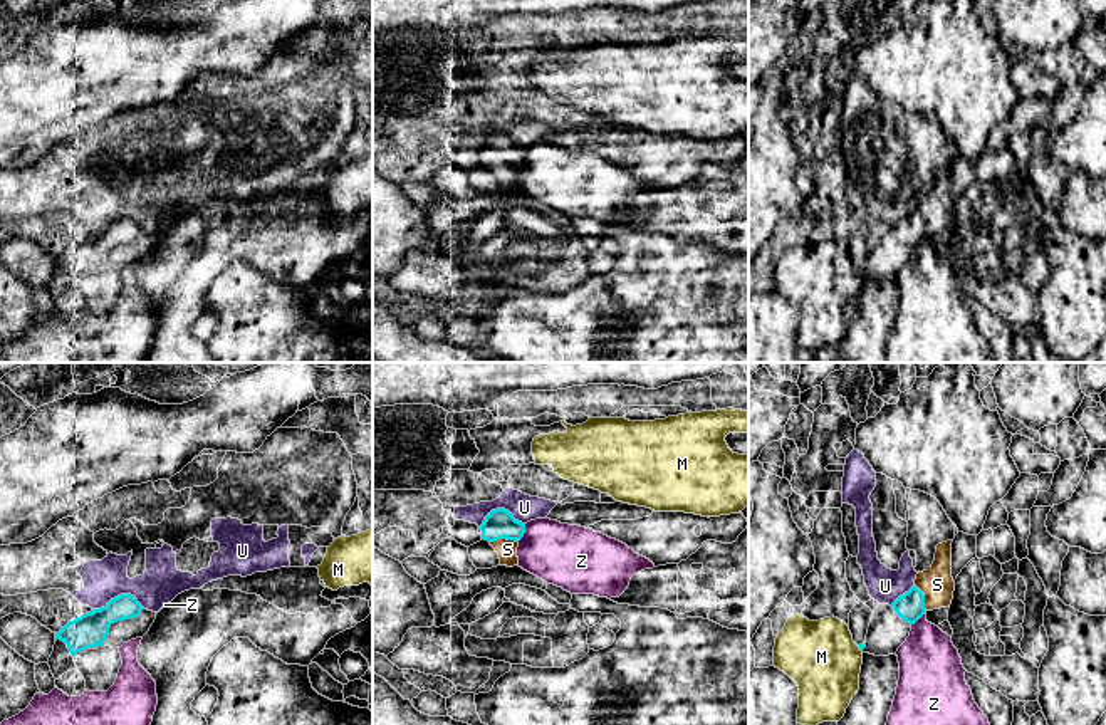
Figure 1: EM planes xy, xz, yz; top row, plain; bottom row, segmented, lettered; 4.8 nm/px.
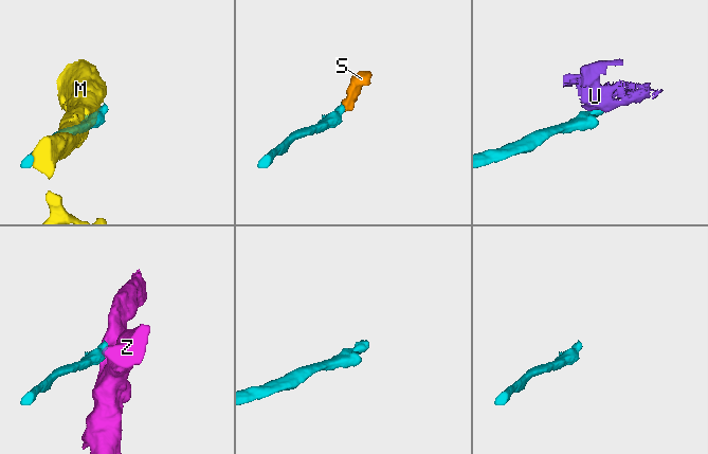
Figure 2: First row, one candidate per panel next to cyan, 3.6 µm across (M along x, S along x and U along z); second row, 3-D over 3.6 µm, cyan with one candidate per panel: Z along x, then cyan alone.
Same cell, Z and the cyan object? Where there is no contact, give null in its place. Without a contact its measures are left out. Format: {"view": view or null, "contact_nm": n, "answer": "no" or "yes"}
{"view": "xz", "contact_nm": 100, "answer": "no"}

